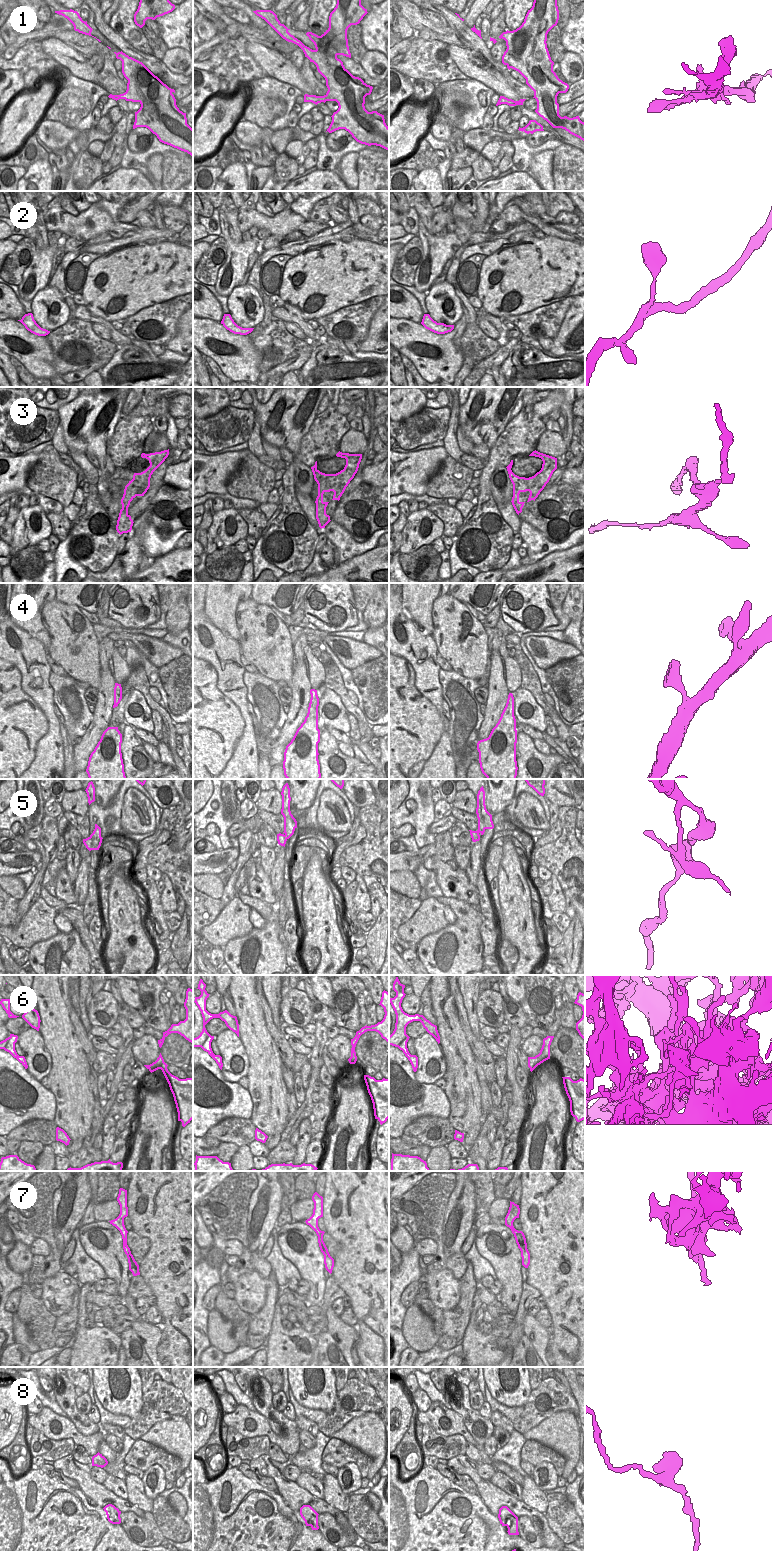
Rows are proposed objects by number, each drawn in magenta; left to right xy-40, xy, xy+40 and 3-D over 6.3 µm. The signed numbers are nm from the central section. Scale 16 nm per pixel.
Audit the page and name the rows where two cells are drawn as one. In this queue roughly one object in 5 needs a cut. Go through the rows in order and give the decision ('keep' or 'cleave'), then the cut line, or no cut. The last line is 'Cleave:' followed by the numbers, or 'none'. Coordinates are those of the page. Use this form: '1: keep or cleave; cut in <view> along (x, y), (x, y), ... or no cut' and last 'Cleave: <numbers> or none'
1: keep; no cut
2: keep; no cut
3: cleave; cut in xy-40 along (129, 502), (122, 509)
4: keep; no cut
5: cleave; cut in xy along (285, 834), (289, 837)
6: cleave; cut in xy along (237, 1020), (235, 1023), (230, 1023), (227, 1026)
7: cleave; cut in xy-40 along (129, 1248), (127, 1255)
8: keep; no cut
Cleave: 3, 5, 6, 7

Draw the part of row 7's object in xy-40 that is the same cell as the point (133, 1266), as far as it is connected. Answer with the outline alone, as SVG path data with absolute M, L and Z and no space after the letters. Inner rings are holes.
M129 1248L129 1254L127 1255L127 1258L129 1263L129 1270L132 1272L133 1276L140 1275L139 1265L135 1261L133 1255L131 1254L130 1248Z

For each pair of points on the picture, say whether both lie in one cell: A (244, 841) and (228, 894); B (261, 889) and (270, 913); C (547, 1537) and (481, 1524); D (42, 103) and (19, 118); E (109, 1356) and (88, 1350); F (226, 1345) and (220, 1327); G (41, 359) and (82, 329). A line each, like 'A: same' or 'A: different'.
A: same
B: different
C: different
D: same
E: same
F: same
G: different

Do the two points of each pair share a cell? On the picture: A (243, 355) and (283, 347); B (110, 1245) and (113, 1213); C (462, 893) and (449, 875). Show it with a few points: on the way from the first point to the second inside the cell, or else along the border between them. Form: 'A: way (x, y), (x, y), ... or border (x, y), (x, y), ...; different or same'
A: border (247, 334), (255, 350), (260, 355), (260, 373); different
B: border (95, 1221), (108, 1222); different
C: way (459, 887), (459, 880), (455, 876); same

